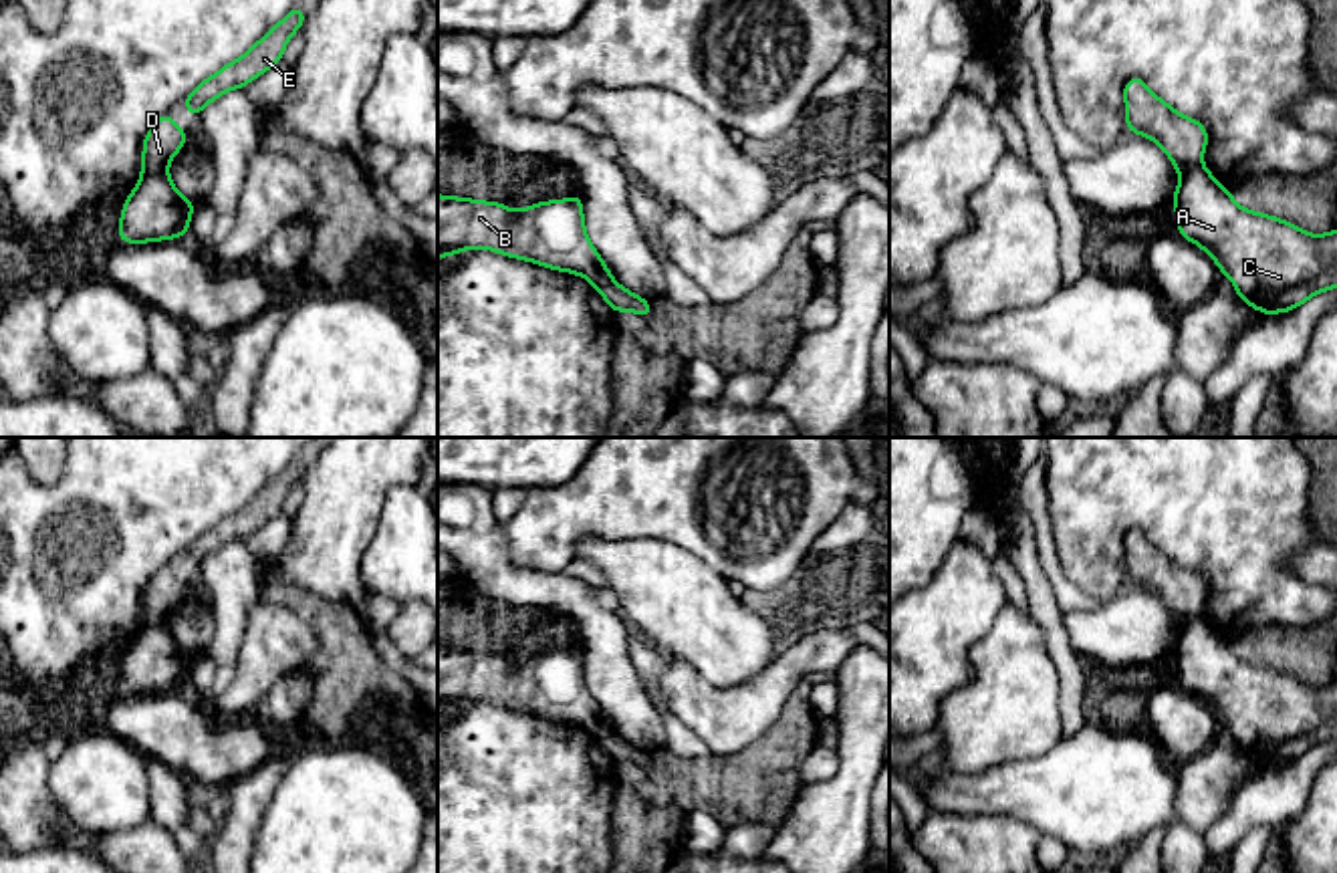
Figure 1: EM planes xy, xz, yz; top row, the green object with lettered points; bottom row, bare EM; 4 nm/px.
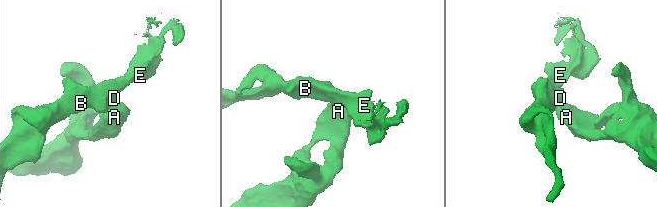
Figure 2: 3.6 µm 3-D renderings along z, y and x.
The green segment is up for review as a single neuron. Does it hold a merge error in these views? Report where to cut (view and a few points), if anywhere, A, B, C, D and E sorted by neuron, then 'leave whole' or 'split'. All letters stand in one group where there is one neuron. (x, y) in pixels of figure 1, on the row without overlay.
xy (166, 619), (144, 626) | A C / B D E | split

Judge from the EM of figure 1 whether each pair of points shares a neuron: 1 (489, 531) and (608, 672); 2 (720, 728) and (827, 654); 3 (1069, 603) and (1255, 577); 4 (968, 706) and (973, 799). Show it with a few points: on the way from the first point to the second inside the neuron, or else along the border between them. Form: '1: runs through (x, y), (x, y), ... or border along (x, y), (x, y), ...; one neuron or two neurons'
1: runs through (511, 575), (521, 585), (561, 591), (597, 628); one neuron
2: runs through (747, 710), (801, 658); one neuron
3: border along (1061, 565), (1061, 571), (1098, 603); two neurons
4: border along (1015, 759), (977, 773), (926, 767); two neurons

